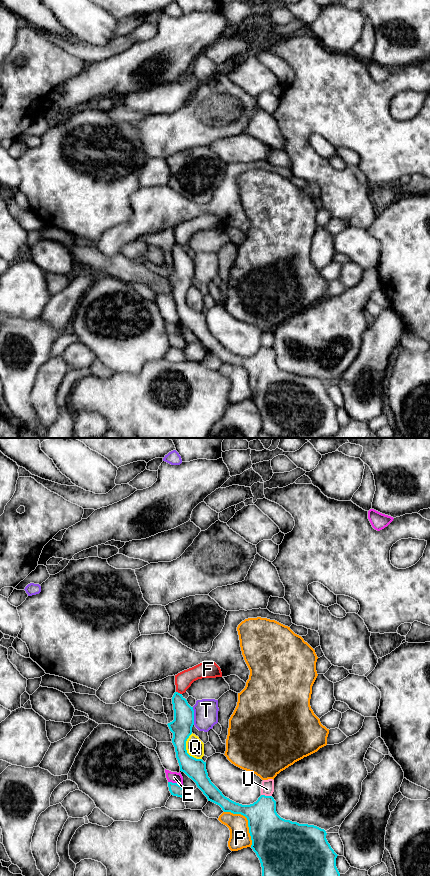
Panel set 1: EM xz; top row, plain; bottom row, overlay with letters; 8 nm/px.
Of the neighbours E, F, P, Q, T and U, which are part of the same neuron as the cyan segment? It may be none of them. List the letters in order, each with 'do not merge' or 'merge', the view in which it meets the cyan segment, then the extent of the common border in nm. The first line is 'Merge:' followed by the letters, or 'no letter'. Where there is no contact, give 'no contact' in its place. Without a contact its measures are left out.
Merge: no letter
E: do not merge; contact in xz; length 160 nm
F: do not merge; contact in xz; length 50 nm
P: do not merge; contact in xz; length 360 nm
Q: do not merge; contact in xz; length 240 nm
T: do not merge; contact in xz; length 140 nm
U: do not merge; contact in xz; length 90 nm

